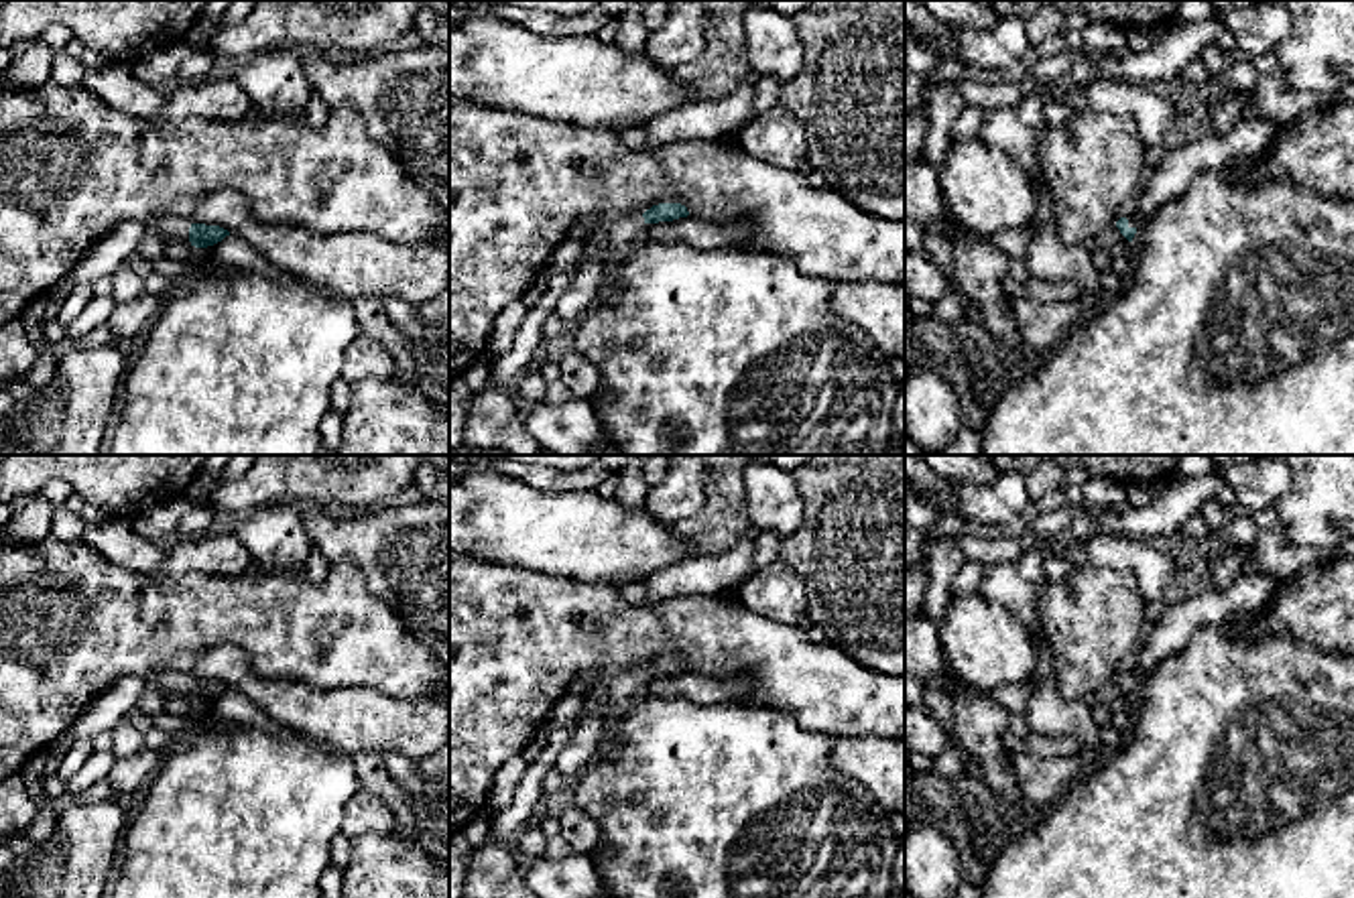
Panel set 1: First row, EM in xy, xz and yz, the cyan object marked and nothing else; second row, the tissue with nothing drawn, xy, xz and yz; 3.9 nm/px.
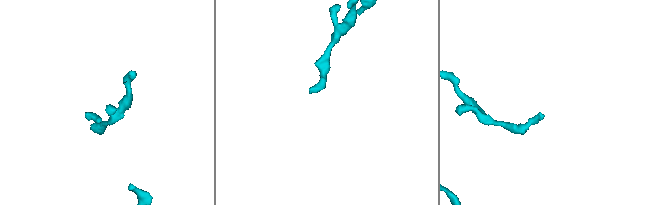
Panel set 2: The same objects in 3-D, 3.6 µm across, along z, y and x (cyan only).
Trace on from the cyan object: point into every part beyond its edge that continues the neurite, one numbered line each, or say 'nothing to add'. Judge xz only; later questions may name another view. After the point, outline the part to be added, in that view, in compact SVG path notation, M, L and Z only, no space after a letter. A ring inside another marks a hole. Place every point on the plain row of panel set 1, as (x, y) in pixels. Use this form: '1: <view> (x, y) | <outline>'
1: xz (621, 689) | M640 666L620 670L608 677L600 699L606 705L604 740L600 754L616 756L622 750L620 727L644 689L644 672Z

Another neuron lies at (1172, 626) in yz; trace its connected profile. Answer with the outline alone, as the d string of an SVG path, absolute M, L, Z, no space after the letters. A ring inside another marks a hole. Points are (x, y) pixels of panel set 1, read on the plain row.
M1242 575L1224 589L1193 589L1183 599L1161 605L1124 672L1141 683L1159 662L1185 648L1199 626L1224 626L1240 612L1271 603L1277 583L1263 575Z

